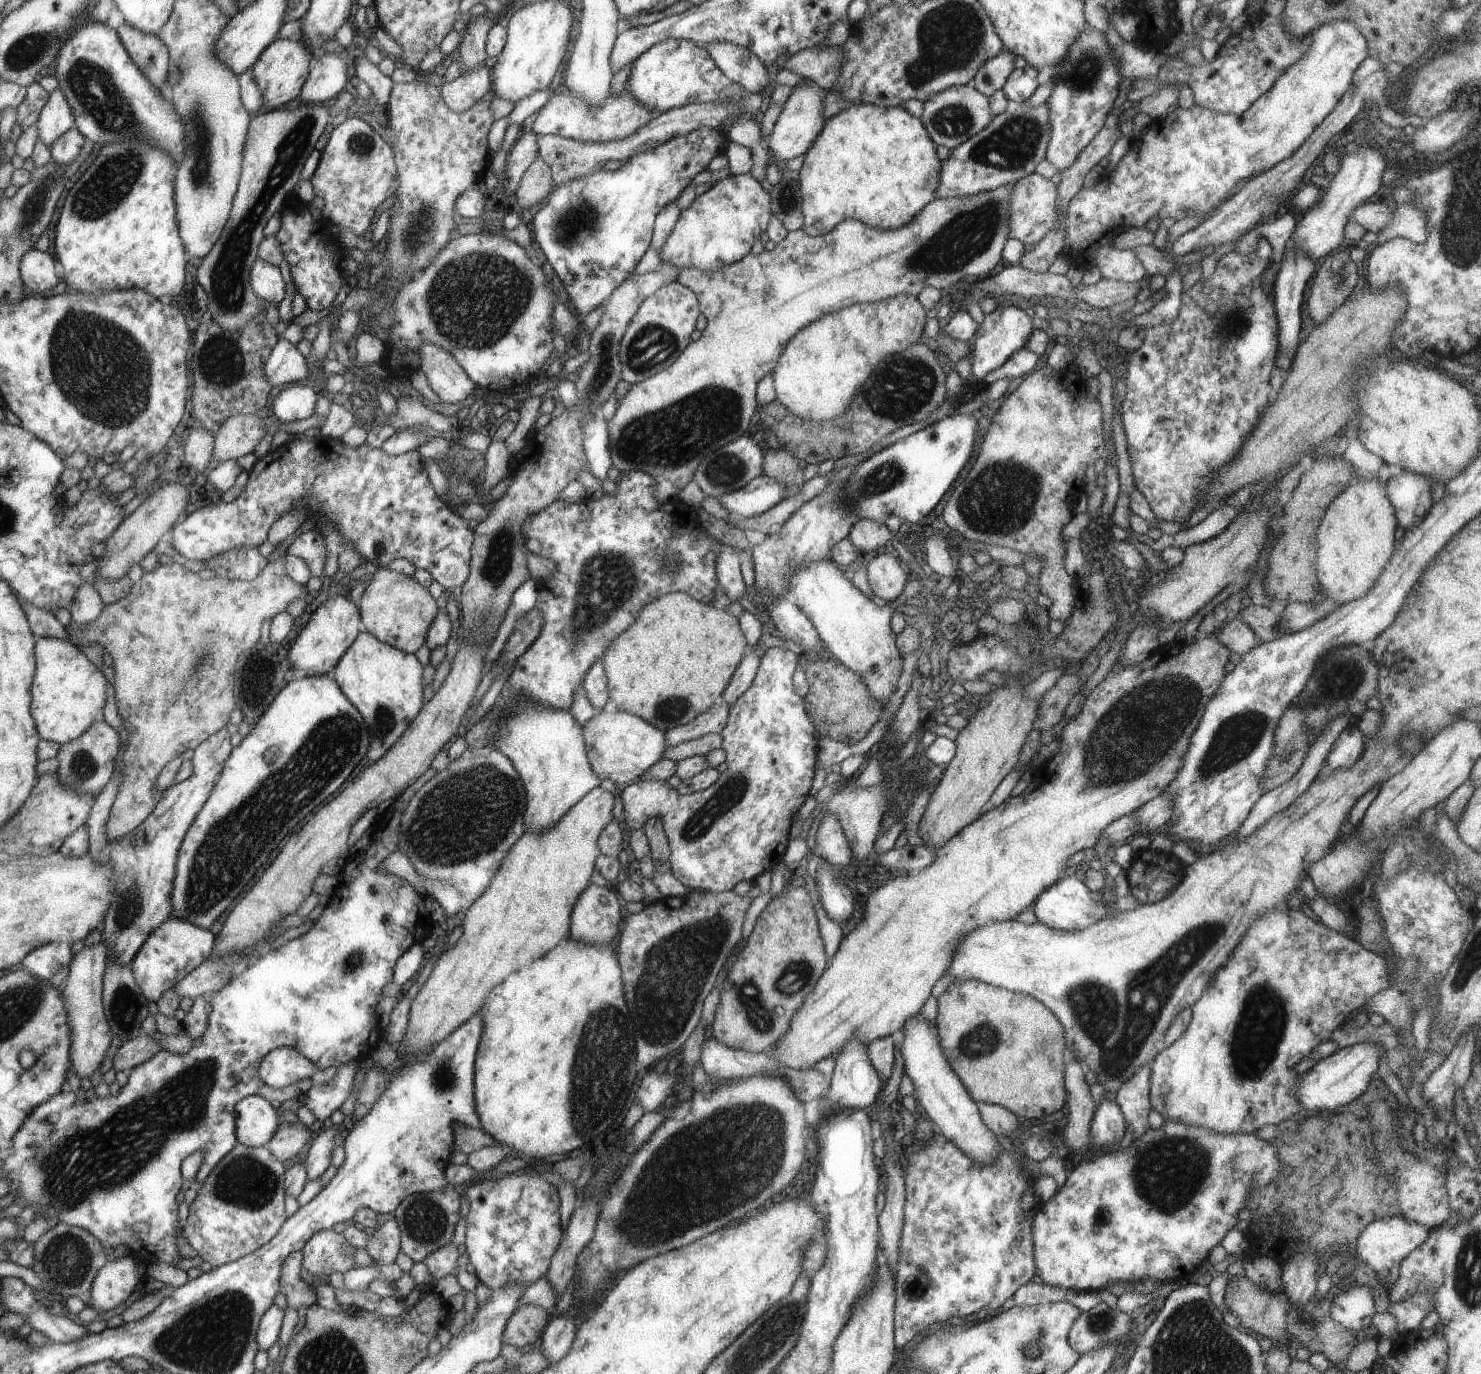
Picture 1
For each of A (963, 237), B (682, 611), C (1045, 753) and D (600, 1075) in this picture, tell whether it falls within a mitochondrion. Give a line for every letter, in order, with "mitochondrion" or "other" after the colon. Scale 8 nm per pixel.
A: mitochondrion
B: other
C: other
D: mitochondrion

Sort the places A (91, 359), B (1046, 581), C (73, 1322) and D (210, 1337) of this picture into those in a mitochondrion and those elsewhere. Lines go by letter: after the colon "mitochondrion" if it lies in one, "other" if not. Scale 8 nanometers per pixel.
A: mitochondrion
B: other
C: other
D: mitochondrion

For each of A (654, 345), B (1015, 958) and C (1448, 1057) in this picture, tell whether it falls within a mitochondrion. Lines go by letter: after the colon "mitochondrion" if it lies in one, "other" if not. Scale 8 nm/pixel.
A: mitochondrion
B: other
C: other

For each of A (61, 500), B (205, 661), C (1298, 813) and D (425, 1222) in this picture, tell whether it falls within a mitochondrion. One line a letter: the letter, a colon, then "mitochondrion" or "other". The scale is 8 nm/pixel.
A: other
B: mitochondrion
C: other
D: mitochondrion

